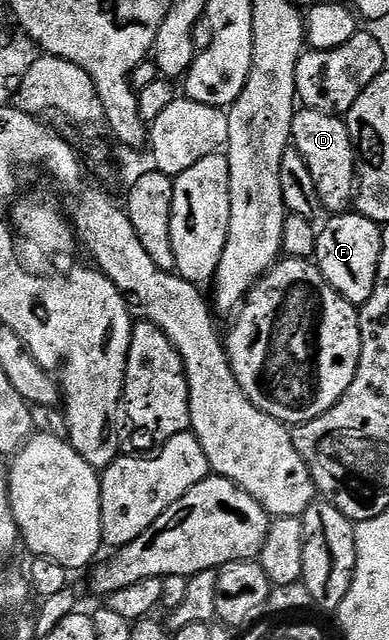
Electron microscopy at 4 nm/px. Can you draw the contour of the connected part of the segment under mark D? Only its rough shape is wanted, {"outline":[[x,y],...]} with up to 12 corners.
{"outline":[[294,111],[291,144],[321,208],[354,199],[357,157],[344,119]]}

